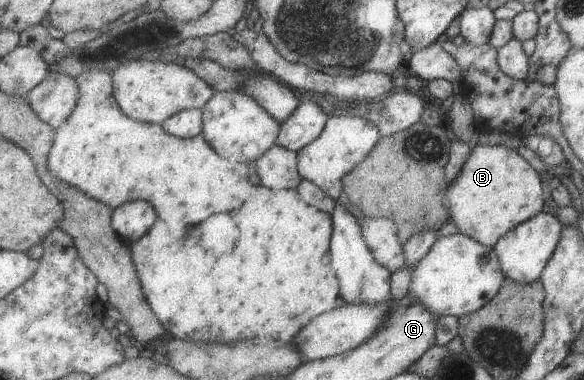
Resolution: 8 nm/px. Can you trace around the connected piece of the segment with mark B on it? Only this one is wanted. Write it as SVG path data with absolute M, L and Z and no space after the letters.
M475 144L462 169L447 184L447 205L458 231L492 248L514 225L543 209L543 185L539 173L515 149Z

